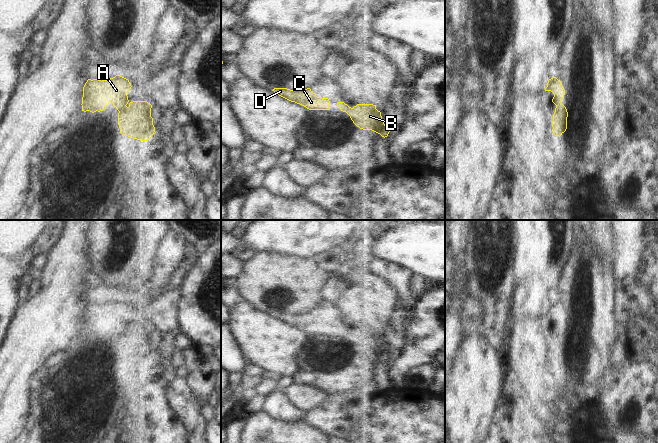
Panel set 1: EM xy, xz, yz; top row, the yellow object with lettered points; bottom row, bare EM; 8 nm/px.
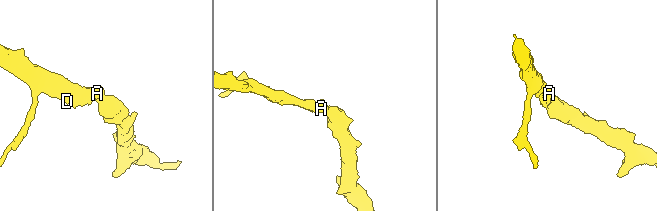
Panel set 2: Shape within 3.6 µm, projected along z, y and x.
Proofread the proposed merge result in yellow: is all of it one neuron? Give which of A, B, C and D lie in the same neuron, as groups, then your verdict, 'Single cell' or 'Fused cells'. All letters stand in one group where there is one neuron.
Groups: A B C D. Single cell

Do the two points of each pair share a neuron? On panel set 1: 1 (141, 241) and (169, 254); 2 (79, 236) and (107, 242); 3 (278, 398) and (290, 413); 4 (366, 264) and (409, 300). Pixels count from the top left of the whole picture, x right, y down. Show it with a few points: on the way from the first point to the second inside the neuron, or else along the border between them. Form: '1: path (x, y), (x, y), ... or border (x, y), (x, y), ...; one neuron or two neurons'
1: border (171, 230), (157, 252), (156, 266), (152, 272); two neurons
2: border (87, 230), (89, 261); two neurons
3: path (279, 402), (286, 409); one neuron
4: path (378, 267), (385, 269), (404, 288); one neuron

